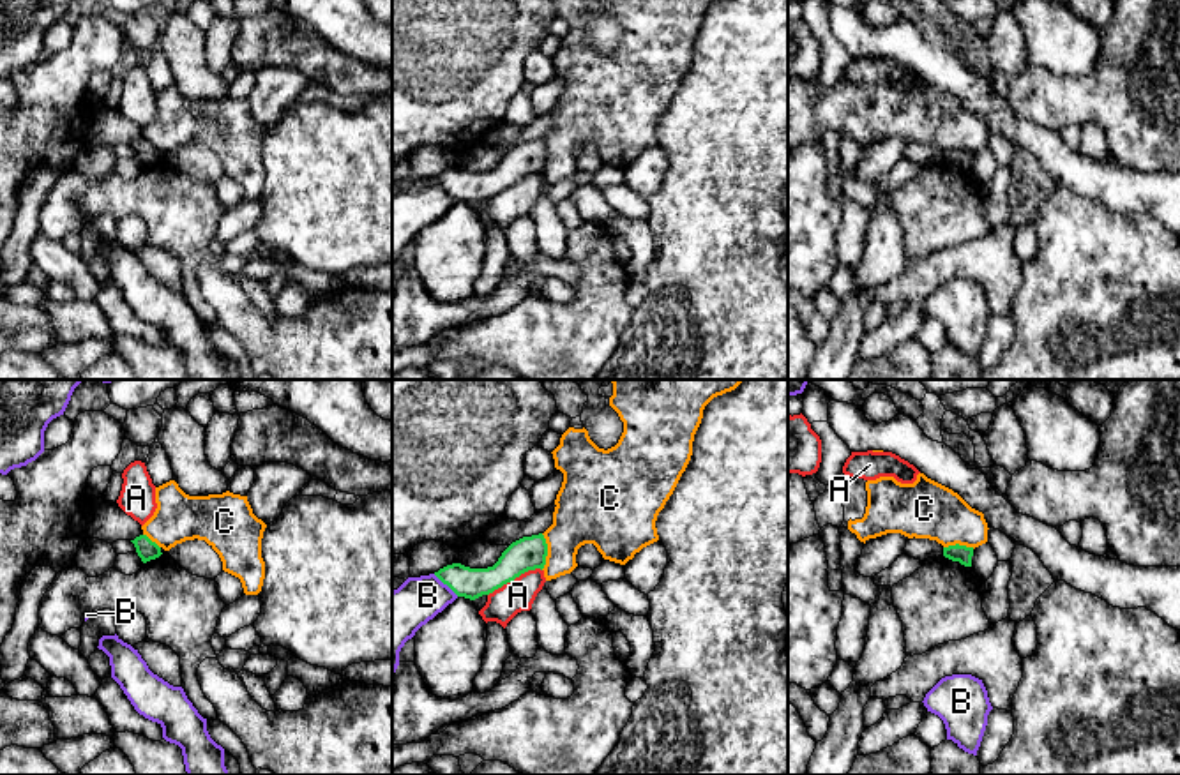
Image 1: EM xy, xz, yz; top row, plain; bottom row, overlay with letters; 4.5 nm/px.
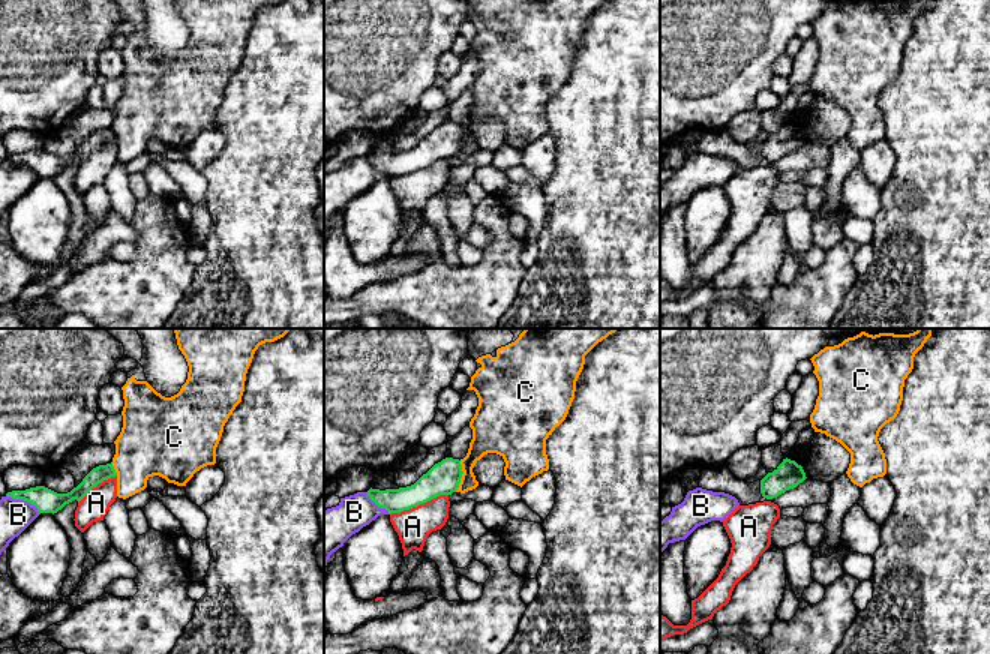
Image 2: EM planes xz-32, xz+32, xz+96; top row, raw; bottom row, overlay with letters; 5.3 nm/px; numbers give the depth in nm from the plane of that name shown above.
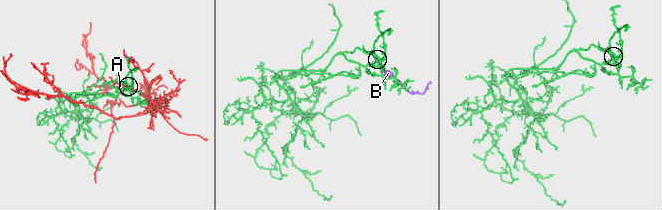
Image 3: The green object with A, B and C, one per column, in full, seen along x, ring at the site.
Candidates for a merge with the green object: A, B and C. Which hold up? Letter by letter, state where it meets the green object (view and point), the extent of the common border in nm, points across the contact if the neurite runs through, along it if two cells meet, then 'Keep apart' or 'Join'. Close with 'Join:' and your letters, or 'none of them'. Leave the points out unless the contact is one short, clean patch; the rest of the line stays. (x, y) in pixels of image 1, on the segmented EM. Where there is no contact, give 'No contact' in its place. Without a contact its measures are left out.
A: Touches green at xz (514, 578). Shared border 280 nm. Boundary: xz (541, 569), (521, 572), (488, 595). Keep apart
B: Touches green at xz (446, 583). Shared border 160 nm. Keep apart
C: Touches green at xz (546, 551). Shared border 170 nm. Boundary: xz (541, 534), (546, 544), (546, 564), (543, 569). Keep apart
Join: none of them

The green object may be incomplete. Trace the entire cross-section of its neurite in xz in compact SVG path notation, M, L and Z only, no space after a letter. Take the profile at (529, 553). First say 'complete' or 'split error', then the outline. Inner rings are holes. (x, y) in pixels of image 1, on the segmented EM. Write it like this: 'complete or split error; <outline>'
complete; M539 533L512 542L493 567L470 568L461 563L452 563L435 572L435 576L458 597L475 600L493 593L528 570L542 570L546 556L548 544L544 535Z

